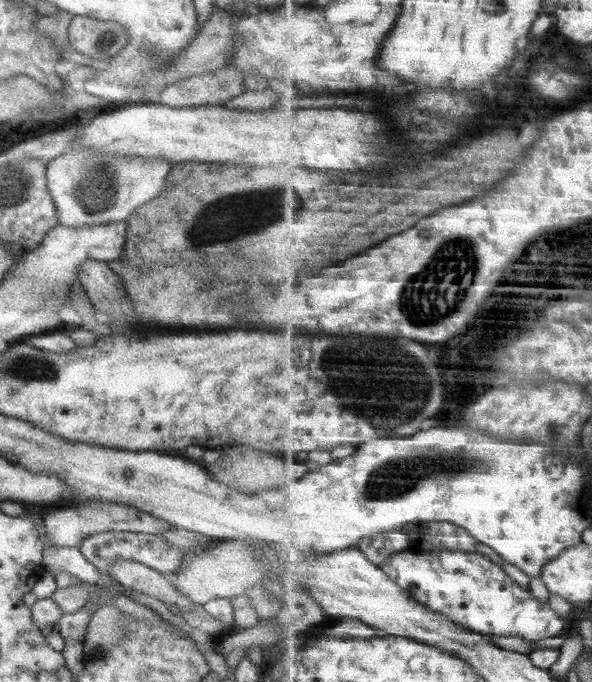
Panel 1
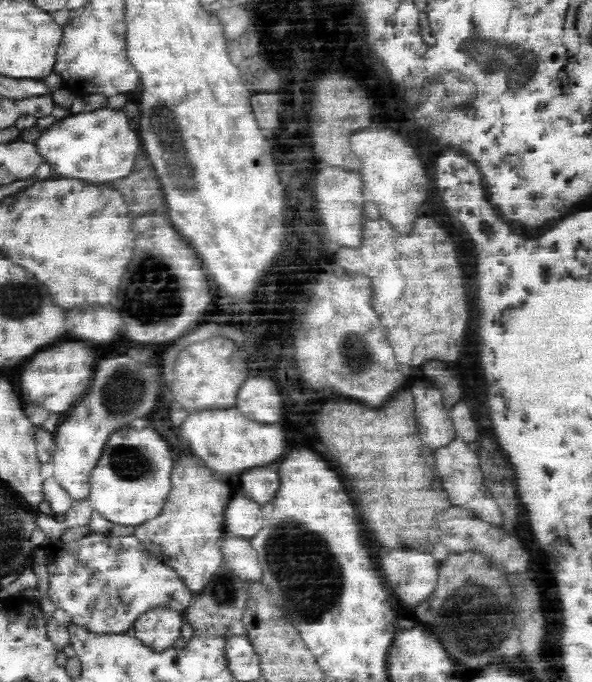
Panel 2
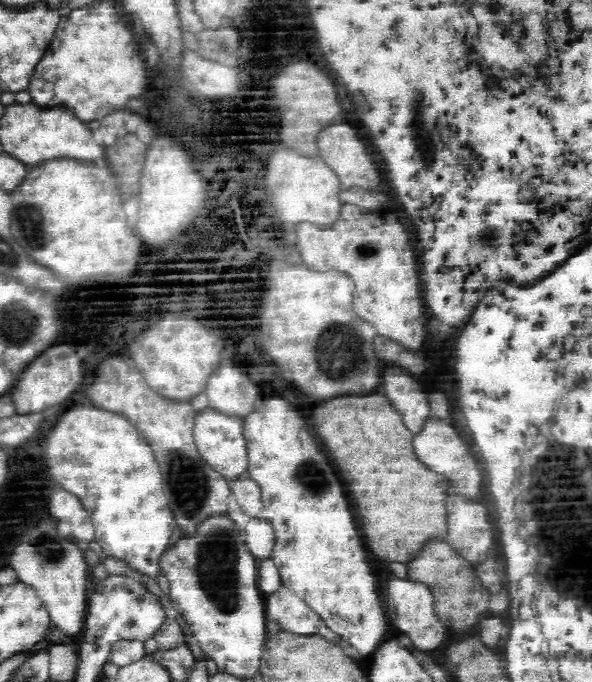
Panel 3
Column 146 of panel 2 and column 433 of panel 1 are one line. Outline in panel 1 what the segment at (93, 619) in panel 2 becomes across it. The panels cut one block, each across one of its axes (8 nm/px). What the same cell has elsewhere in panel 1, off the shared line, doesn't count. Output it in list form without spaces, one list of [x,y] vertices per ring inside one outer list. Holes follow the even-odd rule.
[[[448,548],[429,549],[428,554],[399,552],[389,564],[381,566],[381,570],[408,589],[421,604],[476,633],[537,641],[564,636],[571,624],[568,619],[559,617],[549,605],[541,604],[531,588],[523,590],[507,577],[503,568],[478,552],[466,553]]]

